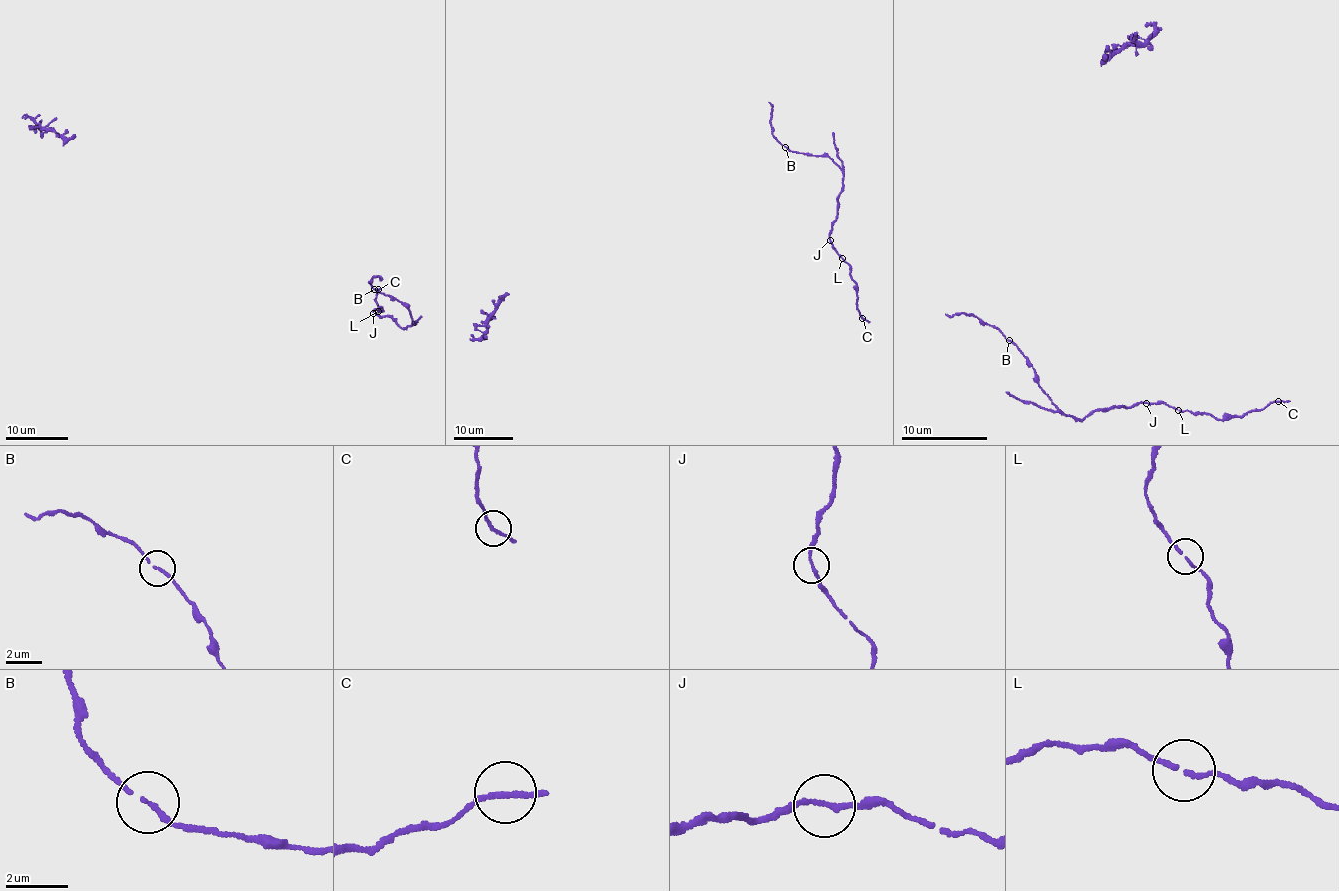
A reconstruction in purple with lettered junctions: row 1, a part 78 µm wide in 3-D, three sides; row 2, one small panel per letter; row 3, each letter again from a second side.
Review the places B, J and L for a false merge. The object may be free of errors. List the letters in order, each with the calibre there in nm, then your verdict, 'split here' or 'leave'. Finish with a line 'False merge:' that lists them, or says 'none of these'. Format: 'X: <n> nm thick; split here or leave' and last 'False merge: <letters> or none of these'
B: 140 nm thick; leave
J: 130 nm thick; leave
L: 130 nm thick; leave
False merge: none of these

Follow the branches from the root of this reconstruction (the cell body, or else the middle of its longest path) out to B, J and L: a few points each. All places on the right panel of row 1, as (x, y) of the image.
B: (990, 323), (1009, 340)
J: (990, 323), (1031, 363), (1037, 384), (1066, 414), (1085, 418), (1096, 410), (1146, 403)
L: (990, 323), (1024, 355), (1037, 384), (1066, 414), (1085, 418), (1096, 410), (1148, 403), (1179, 409)

